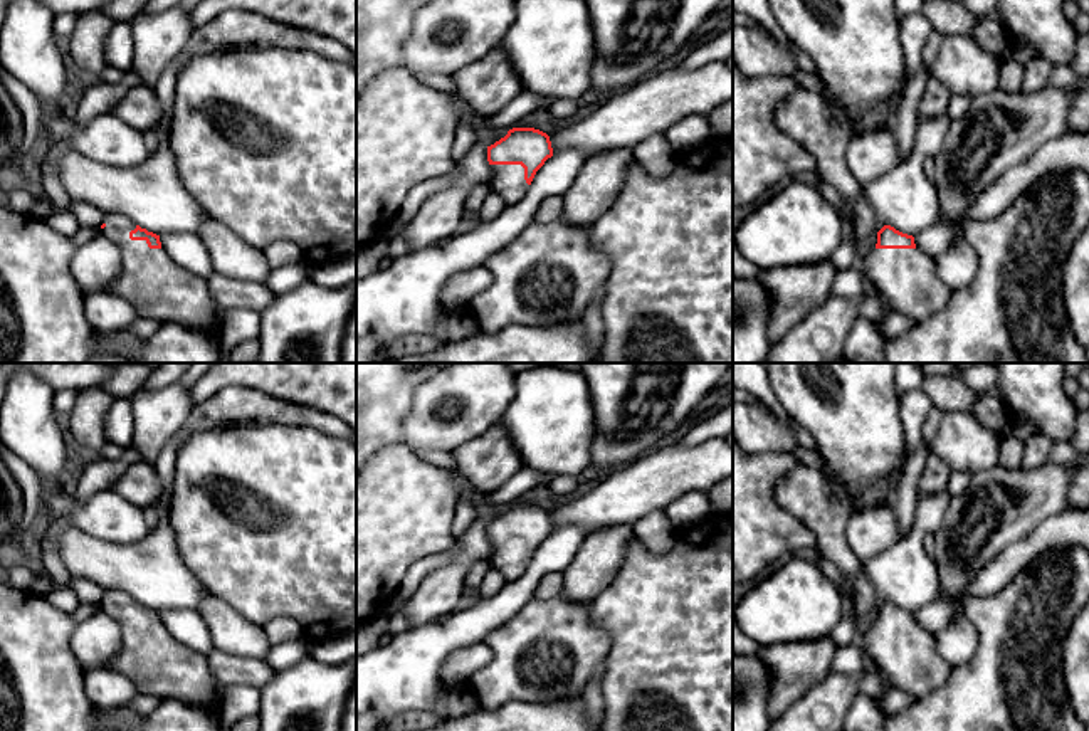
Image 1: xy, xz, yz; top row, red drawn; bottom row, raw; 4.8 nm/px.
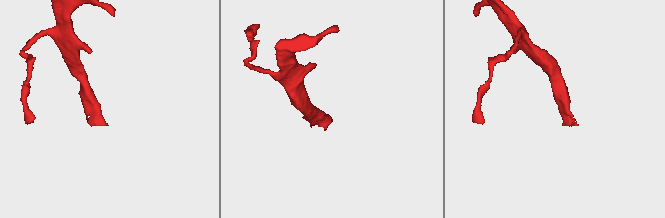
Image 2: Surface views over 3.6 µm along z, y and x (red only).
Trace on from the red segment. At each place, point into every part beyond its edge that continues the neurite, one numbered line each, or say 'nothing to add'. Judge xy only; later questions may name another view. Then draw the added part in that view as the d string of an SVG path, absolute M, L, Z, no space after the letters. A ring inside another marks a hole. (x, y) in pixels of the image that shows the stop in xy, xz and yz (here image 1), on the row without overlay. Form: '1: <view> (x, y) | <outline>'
1: xy (158, 664) | M104 592L101 610L121 628L121 649L108 664L126 676L138 694L180 699L213 714L222 713L222 686L207 655L170 635L165 625L150 625L146 617L131 617L136 600L124 592Z

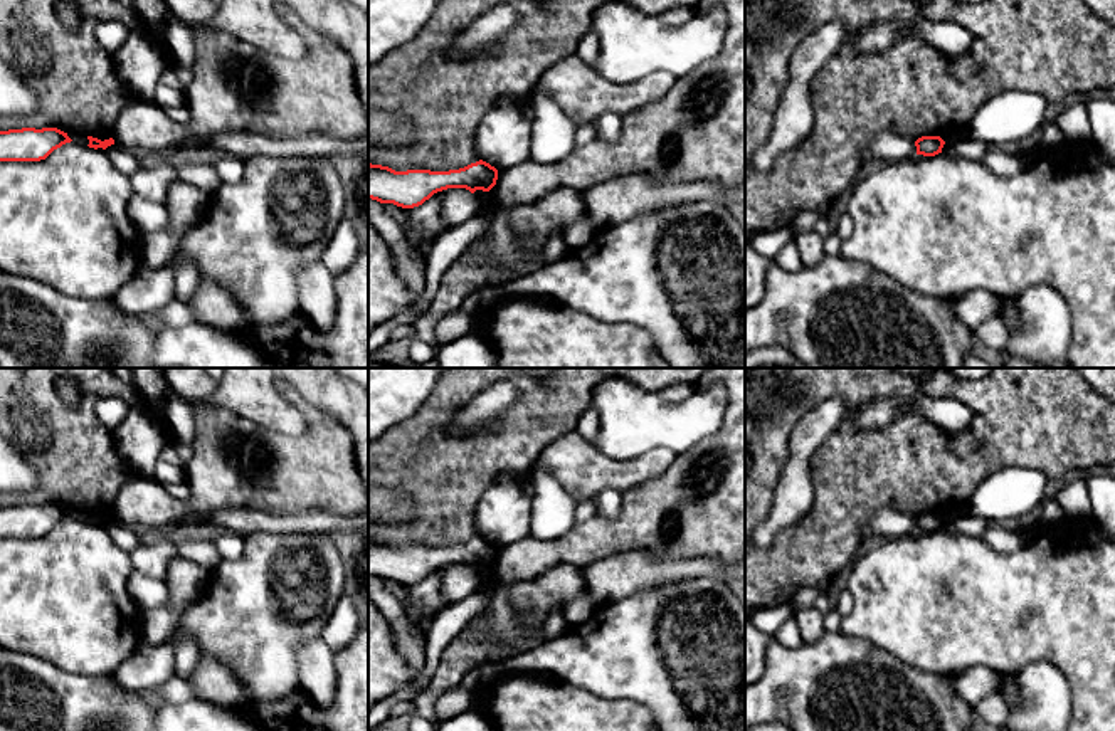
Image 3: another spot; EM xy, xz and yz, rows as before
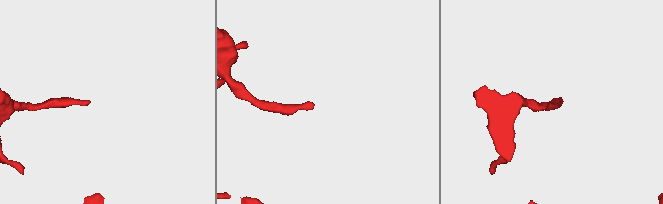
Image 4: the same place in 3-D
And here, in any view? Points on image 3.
nothing to add

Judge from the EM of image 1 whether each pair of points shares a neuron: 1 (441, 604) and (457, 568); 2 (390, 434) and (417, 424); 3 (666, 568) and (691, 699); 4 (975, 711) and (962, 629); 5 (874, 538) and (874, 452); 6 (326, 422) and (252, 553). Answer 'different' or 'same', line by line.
1: same
2: different
3: same
4: different
5: different
6: different

